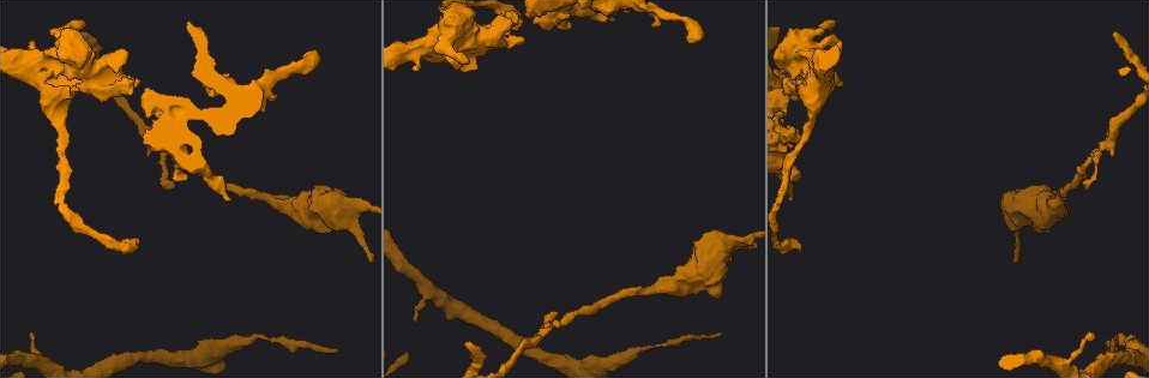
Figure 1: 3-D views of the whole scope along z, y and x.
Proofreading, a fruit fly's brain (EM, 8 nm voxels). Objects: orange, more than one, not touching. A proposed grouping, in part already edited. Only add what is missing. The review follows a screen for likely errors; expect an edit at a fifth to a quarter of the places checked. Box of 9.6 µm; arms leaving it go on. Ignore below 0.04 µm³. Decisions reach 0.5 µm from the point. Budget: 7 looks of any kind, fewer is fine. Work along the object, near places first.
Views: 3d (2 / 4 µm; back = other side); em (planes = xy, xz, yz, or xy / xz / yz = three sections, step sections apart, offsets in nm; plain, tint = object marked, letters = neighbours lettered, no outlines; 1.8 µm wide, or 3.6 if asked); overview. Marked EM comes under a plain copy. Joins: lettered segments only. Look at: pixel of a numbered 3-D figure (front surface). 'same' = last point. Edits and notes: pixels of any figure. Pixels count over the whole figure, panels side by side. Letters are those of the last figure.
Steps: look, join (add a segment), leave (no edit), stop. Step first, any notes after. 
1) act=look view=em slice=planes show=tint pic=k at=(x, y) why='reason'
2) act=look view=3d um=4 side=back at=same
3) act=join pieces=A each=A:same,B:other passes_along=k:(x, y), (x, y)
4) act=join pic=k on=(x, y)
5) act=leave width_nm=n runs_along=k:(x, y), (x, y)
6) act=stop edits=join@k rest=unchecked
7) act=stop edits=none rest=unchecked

act=look view=em slice=xy step=8 show=tint pic=1 at=(226, 198)

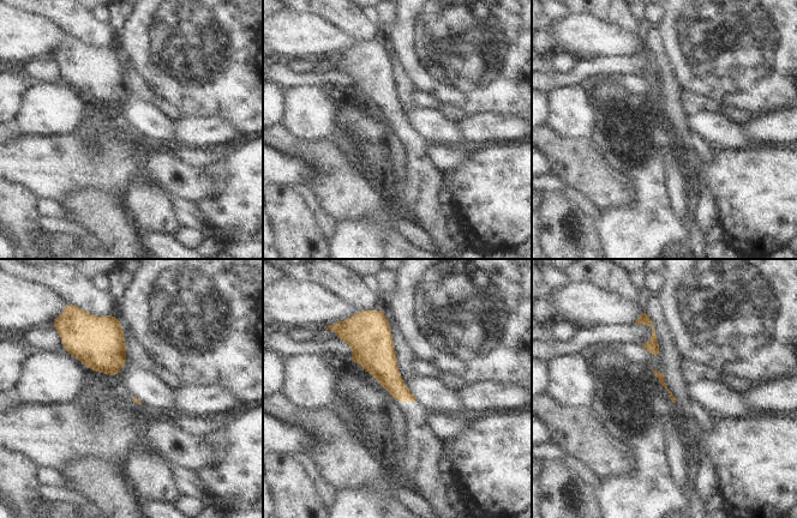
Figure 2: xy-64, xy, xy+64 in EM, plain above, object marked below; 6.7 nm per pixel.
act=look view=em slice=planes show=letters at=same

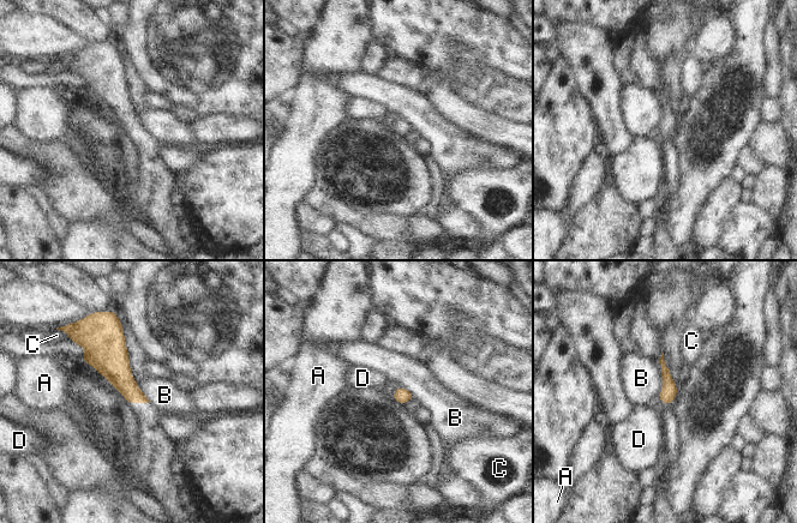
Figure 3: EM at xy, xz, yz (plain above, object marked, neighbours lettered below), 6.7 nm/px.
act=leave each=A:other,B:other,C:other,D:other border=3:(659, 362), (661, 391), (657, 397) found='none of them fits'

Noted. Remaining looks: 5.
act=look view=3d um=2 pic=1 at=(699, 39) why='free end'

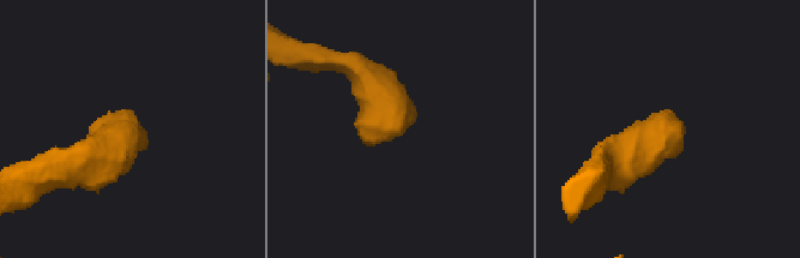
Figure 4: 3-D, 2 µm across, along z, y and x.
act=look view=em um=3.6 slice=planes show=letters pic=4 at=(668, 122)

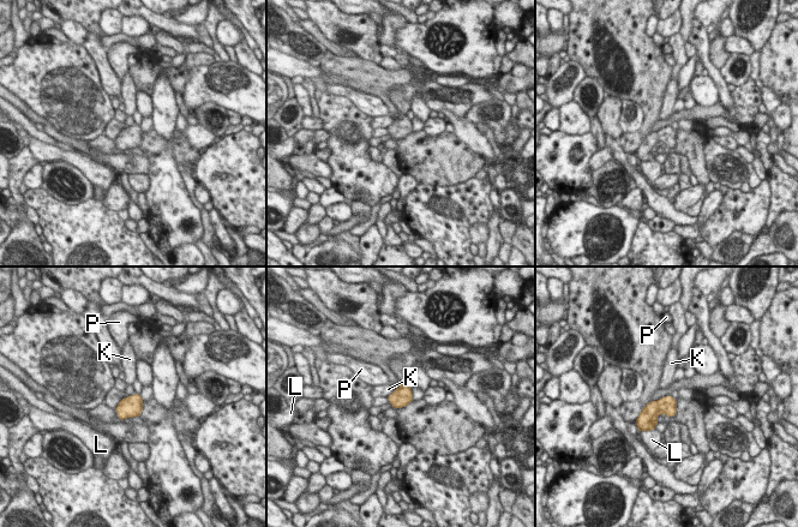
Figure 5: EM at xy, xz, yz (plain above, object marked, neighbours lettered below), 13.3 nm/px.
act=leave each=K:other,L:other,P:other border=5:(395, 388), (386, 396) found='none of them fits'

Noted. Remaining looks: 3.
act=look view=3d um=2 pic=1 at=(84, 35) why='branch stops here'

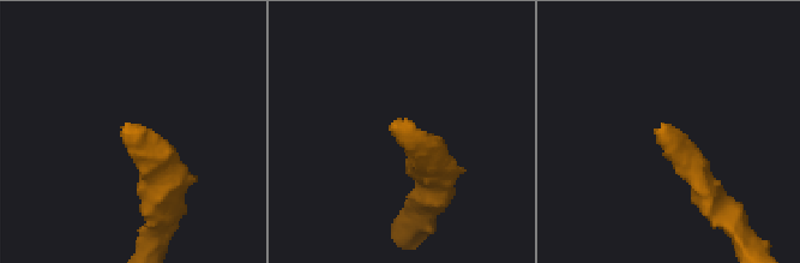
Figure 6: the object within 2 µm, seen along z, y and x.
act=look view=em um=3.6 slice=xz step=4 show=letters pic=6 at=(655, 132)

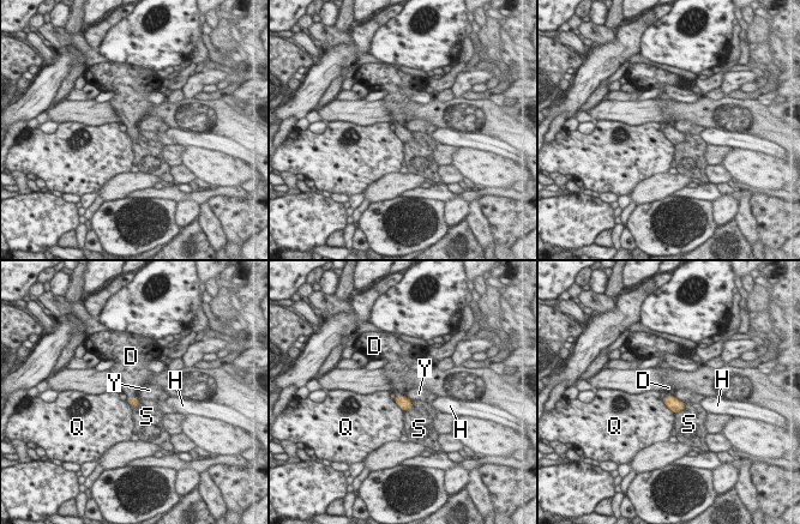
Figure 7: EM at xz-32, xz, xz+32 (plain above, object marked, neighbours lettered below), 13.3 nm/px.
act=look view=em um=3.6 slice=planes show=letters at=same

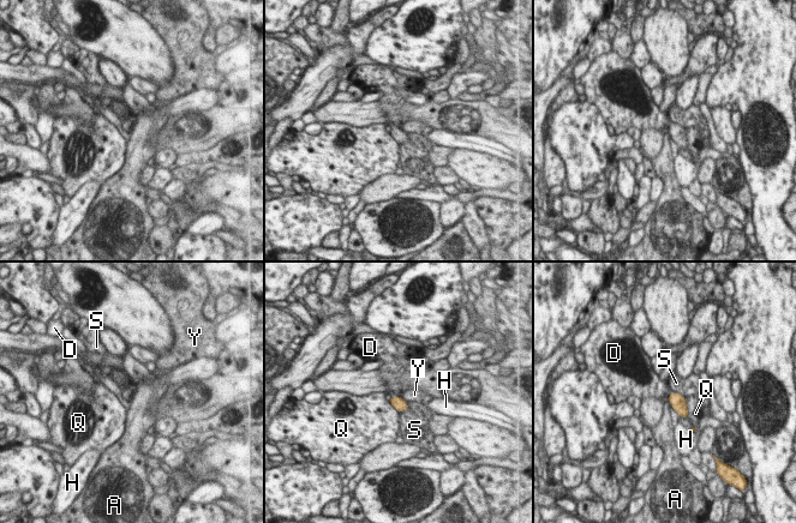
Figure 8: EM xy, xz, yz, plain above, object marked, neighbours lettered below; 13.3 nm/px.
act=join pic=8 on=(394, 379) each=A:other,D:same,H:other,Q:other,S:other,Y:other passes_along=8:(399, 403), (395, 397), (394, 379) found='the cell continues'

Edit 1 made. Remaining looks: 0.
act=stop edits=join@8 rest=unchecked

